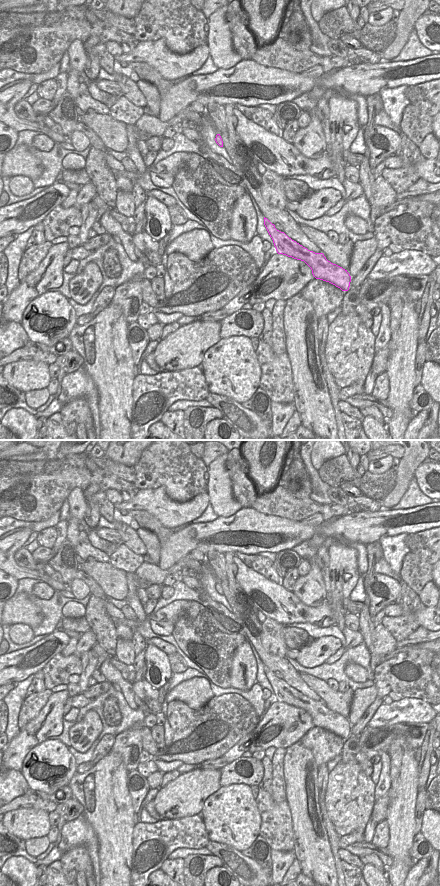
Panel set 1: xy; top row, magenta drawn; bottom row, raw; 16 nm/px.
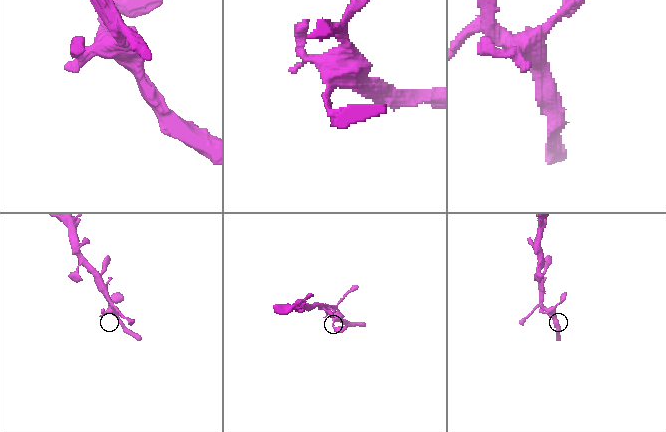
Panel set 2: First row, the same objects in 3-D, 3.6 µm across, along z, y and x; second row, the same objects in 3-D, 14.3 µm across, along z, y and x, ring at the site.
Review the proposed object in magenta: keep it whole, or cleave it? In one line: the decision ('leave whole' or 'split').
leave whole

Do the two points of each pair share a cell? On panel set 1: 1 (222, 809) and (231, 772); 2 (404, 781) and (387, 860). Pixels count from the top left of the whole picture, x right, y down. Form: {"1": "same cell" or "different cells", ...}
{"1": "different cells", "2": "different cells"}

